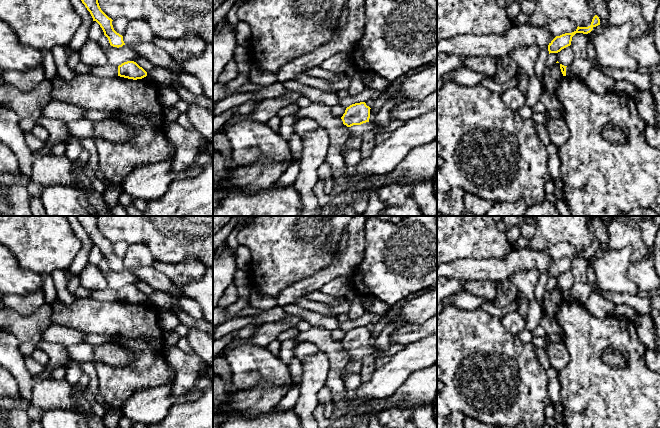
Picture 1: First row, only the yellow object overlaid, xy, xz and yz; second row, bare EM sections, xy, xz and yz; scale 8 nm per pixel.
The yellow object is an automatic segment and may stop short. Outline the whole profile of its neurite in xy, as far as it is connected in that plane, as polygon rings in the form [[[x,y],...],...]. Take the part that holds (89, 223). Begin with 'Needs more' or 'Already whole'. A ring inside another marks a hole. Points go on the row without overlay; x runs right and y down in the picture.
Already whole. [[[76,216],[82,227],[90,236],[93,245],[96,245],[102,252],[104,259],[108,262],[113,271],[122,271],[125,269],[123,260],[117,257],[112,249],[112,243],[109,242],[100,232],[96,216]]]

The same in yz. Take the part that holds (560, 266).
Already whole. [[[595,239],[592,243],[591,249],[588,251],[577,251],[577,253],[572,257],[565,257],[560,260],[556,260],[548,269],[548,275],[550,277],[558,277],[562,273],[571,269],[572,261],[576,257],[588,258],[590,257],[594,251],[600,249],[600,243],[597,239]]]

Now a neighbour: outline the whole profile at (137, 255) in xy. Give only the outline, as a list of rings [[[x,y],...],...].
[[[132,244],[128,246],[123,265],[127,270],[134,270],[153,266],[155,261],[153,254],[145,245]]]

